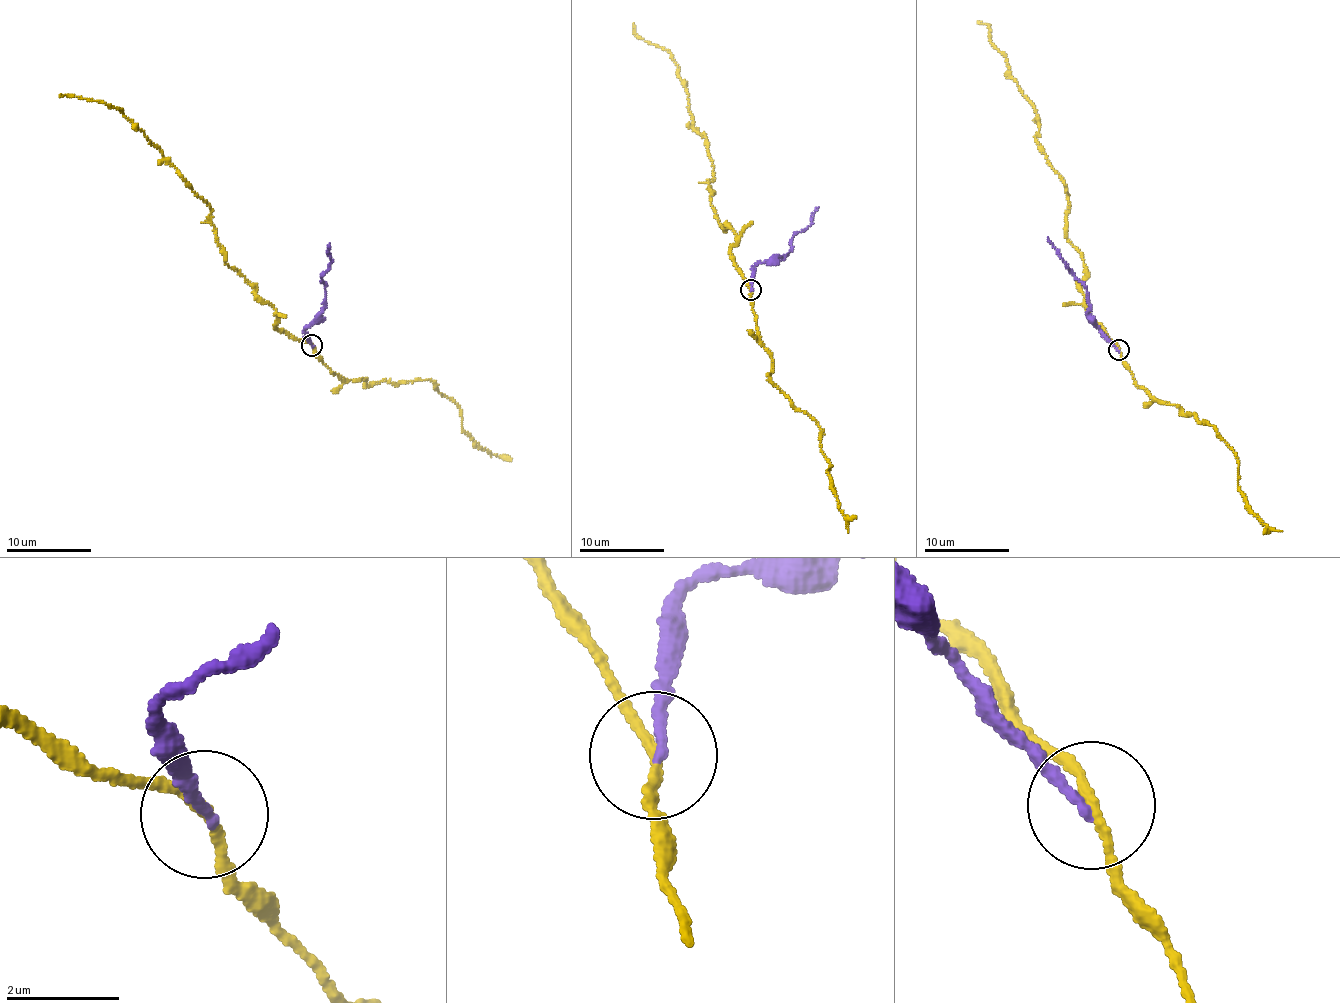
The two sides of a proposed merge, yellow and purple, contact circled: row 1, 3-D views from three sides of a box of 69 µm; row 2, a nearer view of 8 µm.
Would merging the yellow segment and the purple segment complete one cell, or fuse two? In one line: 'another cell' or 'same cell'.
another cell

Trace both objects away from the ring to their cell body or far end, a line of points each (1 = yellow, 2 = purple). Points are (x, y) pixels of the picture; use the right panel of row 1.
1: (1119, 350), (1085, 301), (1086, 267), (1067, 237), (1066, 184), (1035, 137), (1039, 119), (977, 21)
2: (1119, 350), (1088, 310), (1087, 288), (1061, 258), (1048, 237)

